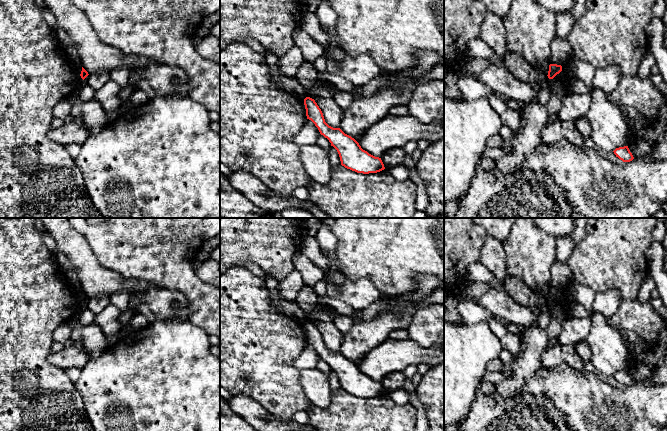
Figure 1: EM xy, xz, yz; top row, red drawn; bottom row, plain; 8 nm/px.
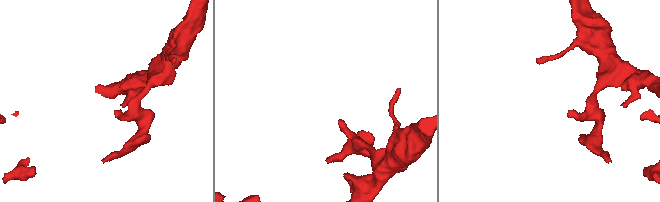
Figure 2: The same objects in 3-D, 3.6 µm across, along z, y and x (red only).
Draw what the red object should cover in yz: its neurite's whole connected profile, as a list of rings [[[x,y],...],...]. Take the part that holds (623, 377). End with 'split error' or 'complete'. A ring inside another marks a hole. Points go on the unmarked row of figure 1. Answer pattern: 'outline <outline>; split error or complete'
outline [[[628,370],[616,372],[613,376],[616,379],[616,381],[618,381],[623,386],[630,386],[634,383]]]; complete

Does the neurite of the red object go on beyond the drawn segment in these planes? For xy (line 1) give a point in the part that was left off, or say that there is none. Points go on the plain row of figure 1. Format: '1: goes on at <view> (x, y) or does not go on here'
1: does not go on here

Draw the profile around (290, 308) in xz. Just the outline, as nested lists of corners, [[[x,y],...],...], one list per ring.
[[[267,274],[266,279],[274,310],[284,314],[292,320],[296,320],[302,323],[308,321],[306,319],[305,312],[299,307],[295,300],[286,300],[280,296],[278,291],[278,281]]]

